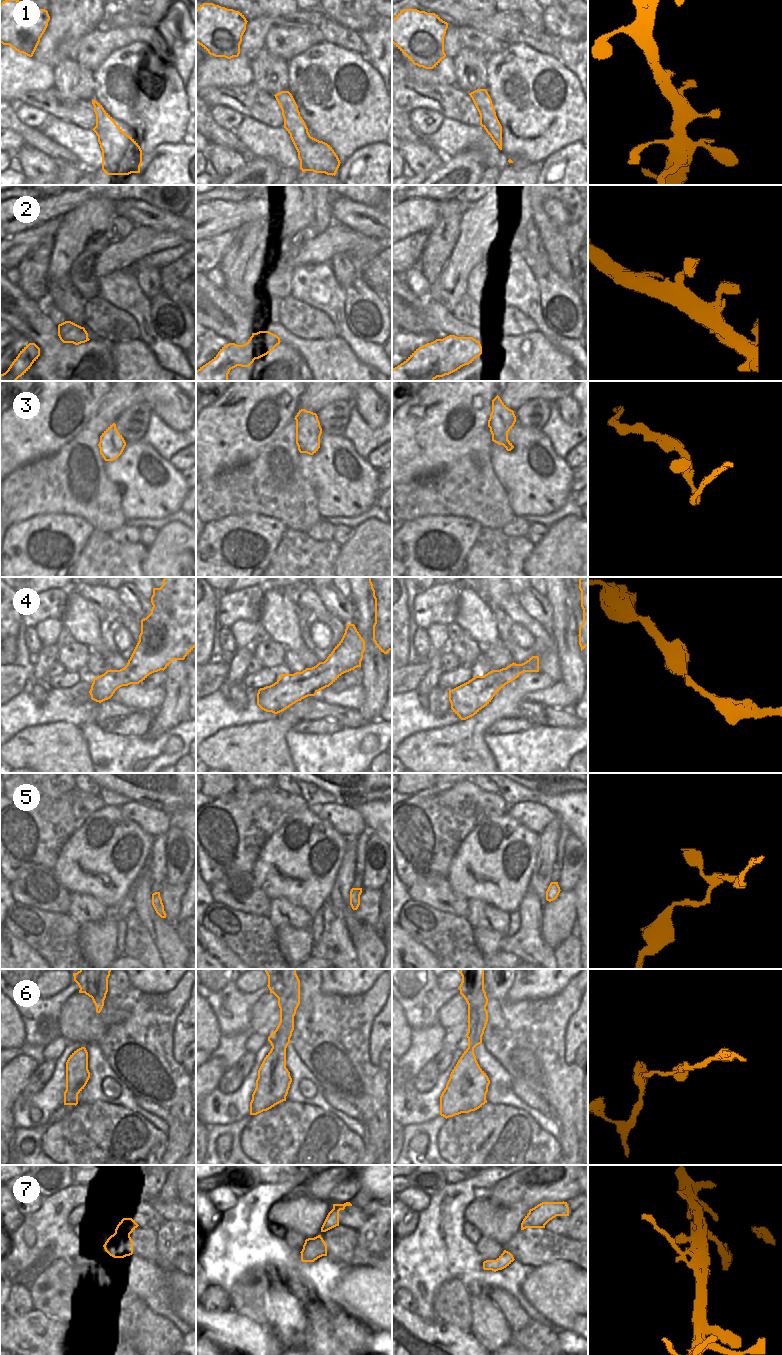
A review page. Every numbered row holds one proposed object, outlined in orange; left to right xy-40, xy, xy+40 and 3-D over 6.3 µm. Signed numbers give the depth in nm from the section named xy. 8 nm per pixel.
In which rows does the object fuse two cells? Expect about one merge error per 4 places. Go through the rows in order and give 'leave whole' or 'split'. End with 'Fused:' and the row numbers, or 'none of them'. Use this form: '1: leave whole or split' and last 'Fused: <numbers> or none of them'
1: leave whole
2: leave whole
3: leave whole
4: leave whole
5: leave whole
6: leave whole
7: leave whole
Fused: none of them

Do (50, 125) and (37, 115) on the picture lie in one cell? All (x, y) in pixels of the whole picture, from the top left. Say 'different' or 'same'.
different

